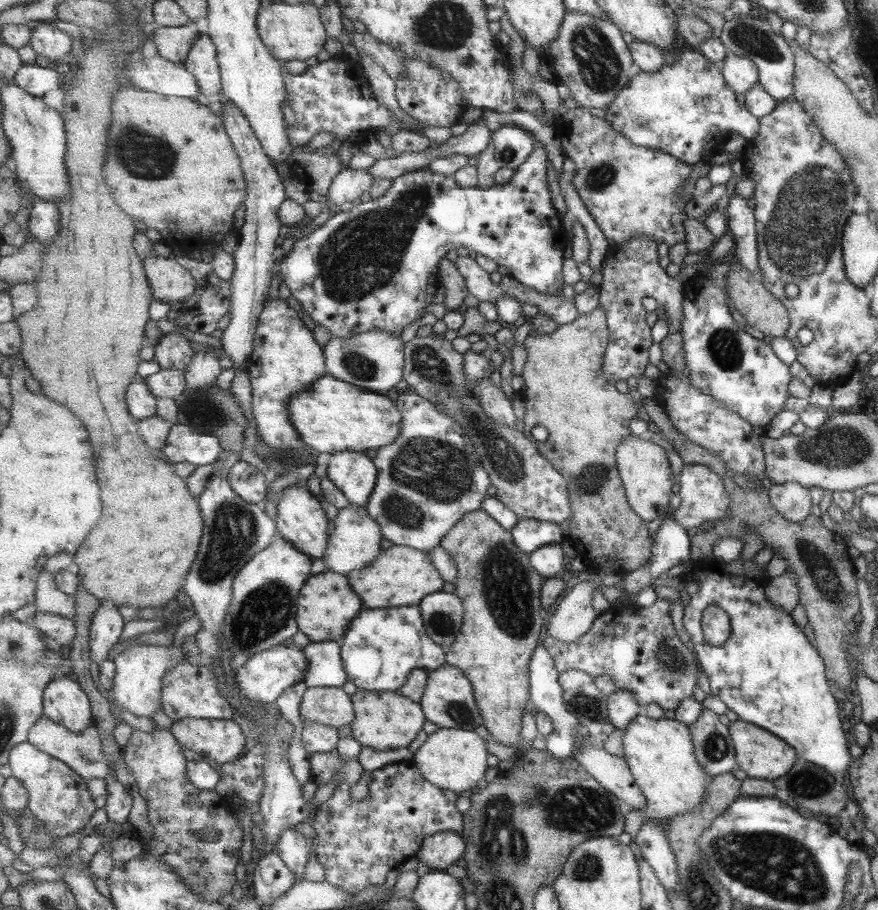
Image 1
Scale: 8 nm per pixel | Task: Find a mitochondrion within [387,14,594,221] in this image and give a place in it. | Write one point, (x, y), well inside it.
(507, 154)

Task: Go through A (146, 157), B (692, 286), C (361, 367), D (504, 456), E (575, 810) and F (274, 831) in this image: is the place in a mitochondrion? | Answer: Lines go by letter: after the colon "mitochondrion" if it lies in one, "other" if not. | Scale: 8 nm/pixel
A: mitochondrion
B: other
C: mitochondrion
D: mitochondrion
E: mitochondrion
F: other

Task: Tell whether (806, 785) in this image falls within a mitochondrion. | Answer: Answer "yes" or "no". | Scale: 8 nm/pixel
yes

